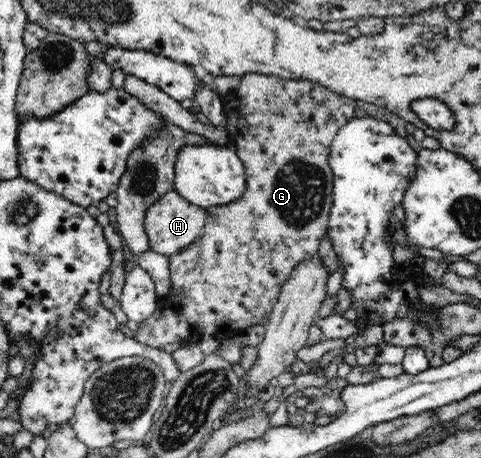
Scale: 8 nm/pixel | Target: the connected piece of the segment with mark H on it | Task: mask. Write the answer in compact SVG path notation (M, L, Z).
M174 189L159 198L146 213L144 228L151 242L151 250L164 256L172 256L191 247L203 235L208 213L189 203Z

